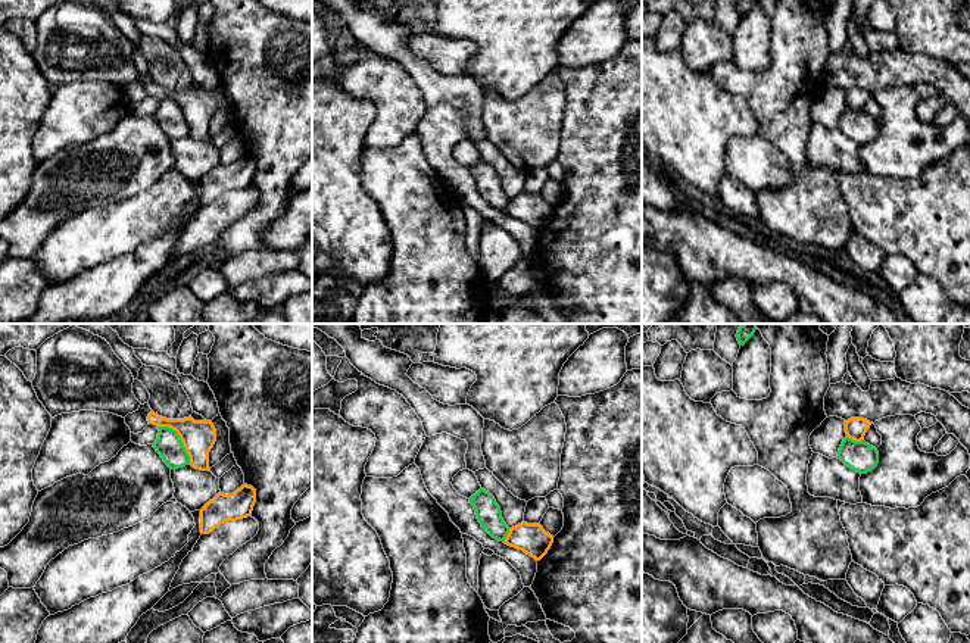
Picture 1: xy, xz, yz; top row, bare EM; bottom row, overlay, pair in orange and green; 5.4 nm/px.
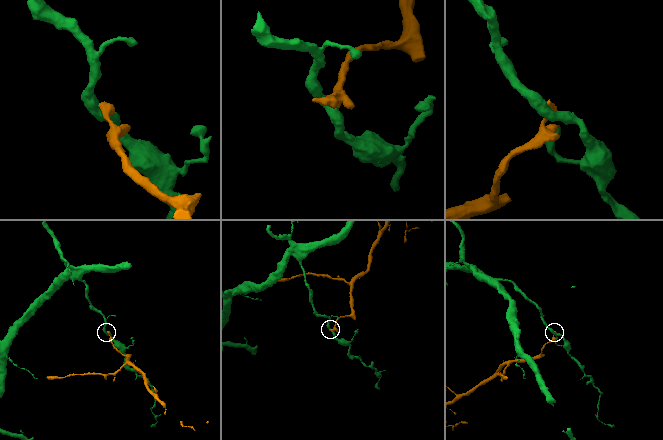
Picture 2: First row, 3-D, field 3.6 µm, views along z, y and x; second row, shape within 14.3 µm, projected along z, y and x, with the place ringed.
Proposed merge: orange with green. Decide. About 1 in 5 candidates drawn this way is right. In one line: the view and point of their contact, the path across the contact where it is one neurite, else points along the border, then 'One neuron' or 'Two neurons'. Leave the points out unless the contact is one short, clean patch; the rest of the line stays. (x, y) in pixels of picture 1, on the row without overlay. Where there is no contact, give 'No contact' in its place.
Touches orange at xy (180, 108). Boundary: xy (158, 96), (167, 96), (175, 102), (190, 134). Two neurons

